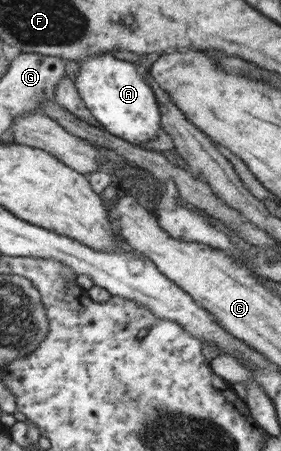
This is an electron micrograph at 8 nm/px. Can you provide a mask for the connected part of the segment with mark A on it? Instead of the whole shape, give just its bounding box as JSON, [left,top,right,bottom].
[75,52,161,145]

